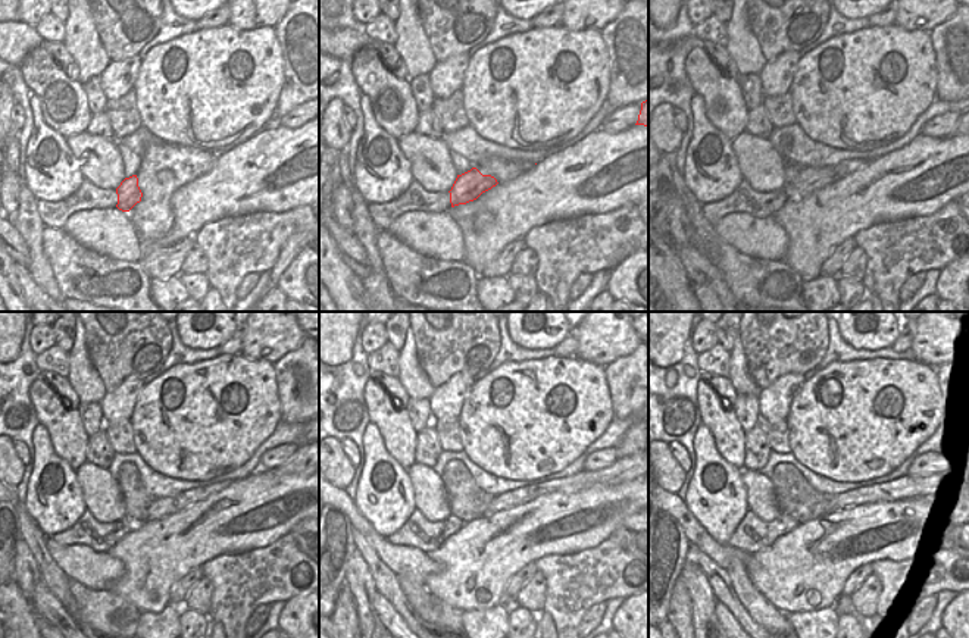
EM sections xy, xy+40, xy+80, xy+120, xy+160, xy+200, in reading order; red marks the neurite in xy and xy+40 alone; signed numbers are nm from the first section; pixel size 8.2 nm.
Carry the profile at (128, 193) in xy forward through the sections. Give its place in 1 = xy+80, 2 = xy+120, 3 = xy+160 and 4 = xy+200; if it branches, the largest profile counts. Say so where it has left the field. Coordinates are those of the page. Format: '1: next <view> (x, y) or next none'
1: next xy+80 (809, 178)
2: next xy+120 (161, 507)
3: next xy+160 (618, 472)
4: next xy+200 (905, 487)

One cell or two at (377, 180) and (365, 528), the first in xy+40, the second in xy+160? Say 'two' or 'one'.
two

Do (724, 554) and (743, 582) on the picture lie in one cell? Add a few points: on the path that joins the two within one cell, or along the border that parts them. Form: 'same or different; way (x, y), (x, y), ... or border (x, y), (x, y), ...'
different; border (740, 552), (731, 557), (725, 568)

